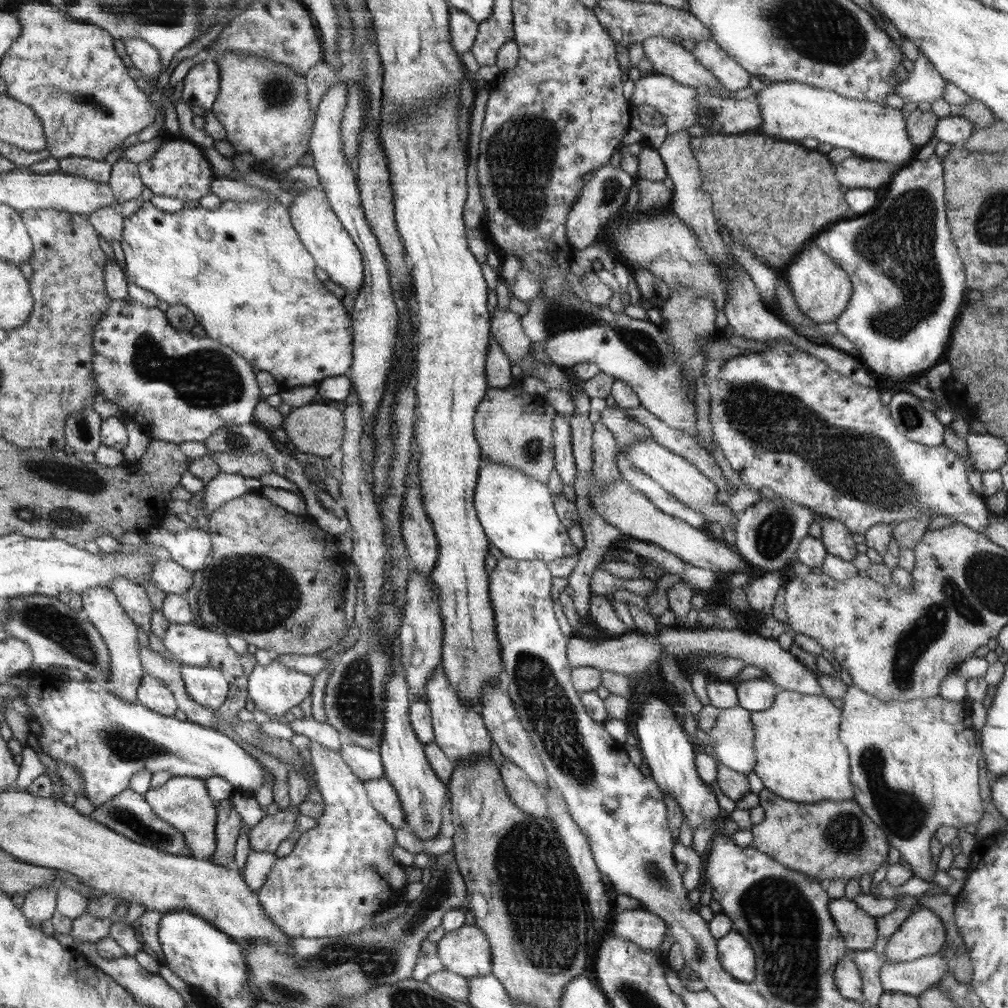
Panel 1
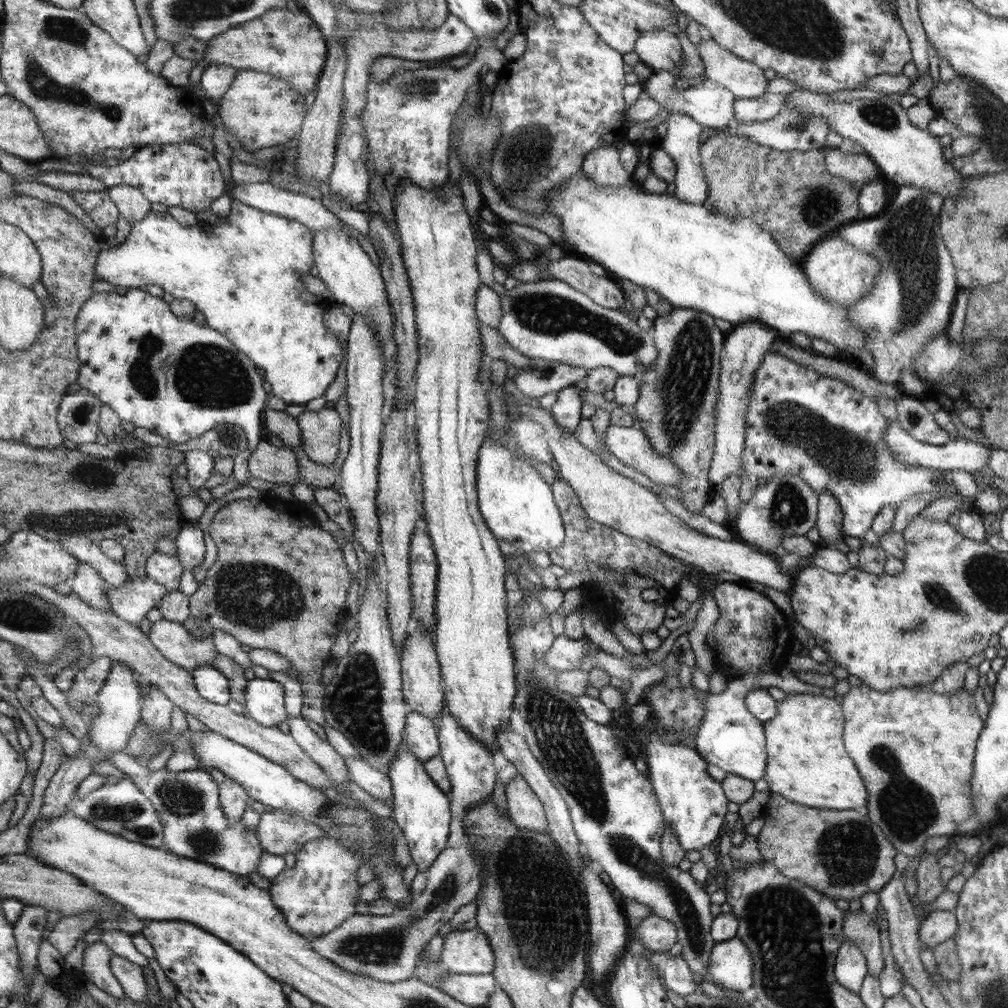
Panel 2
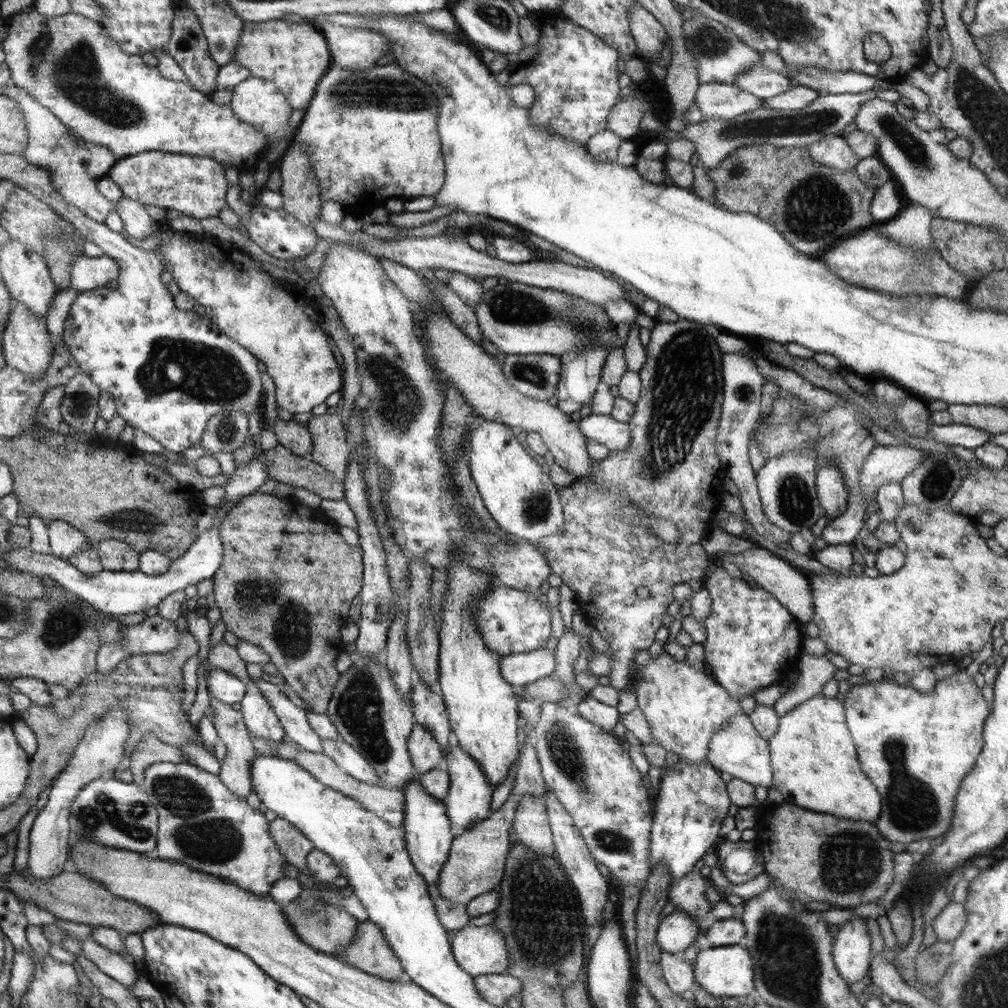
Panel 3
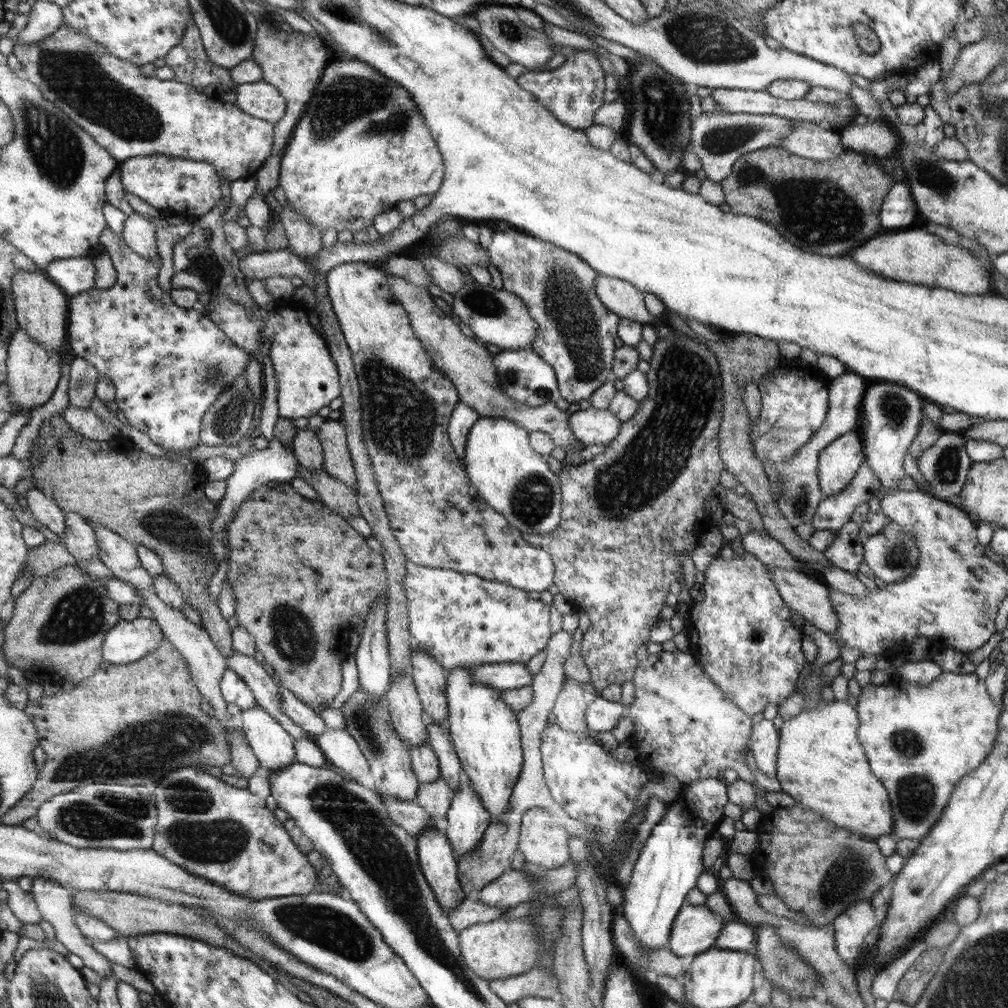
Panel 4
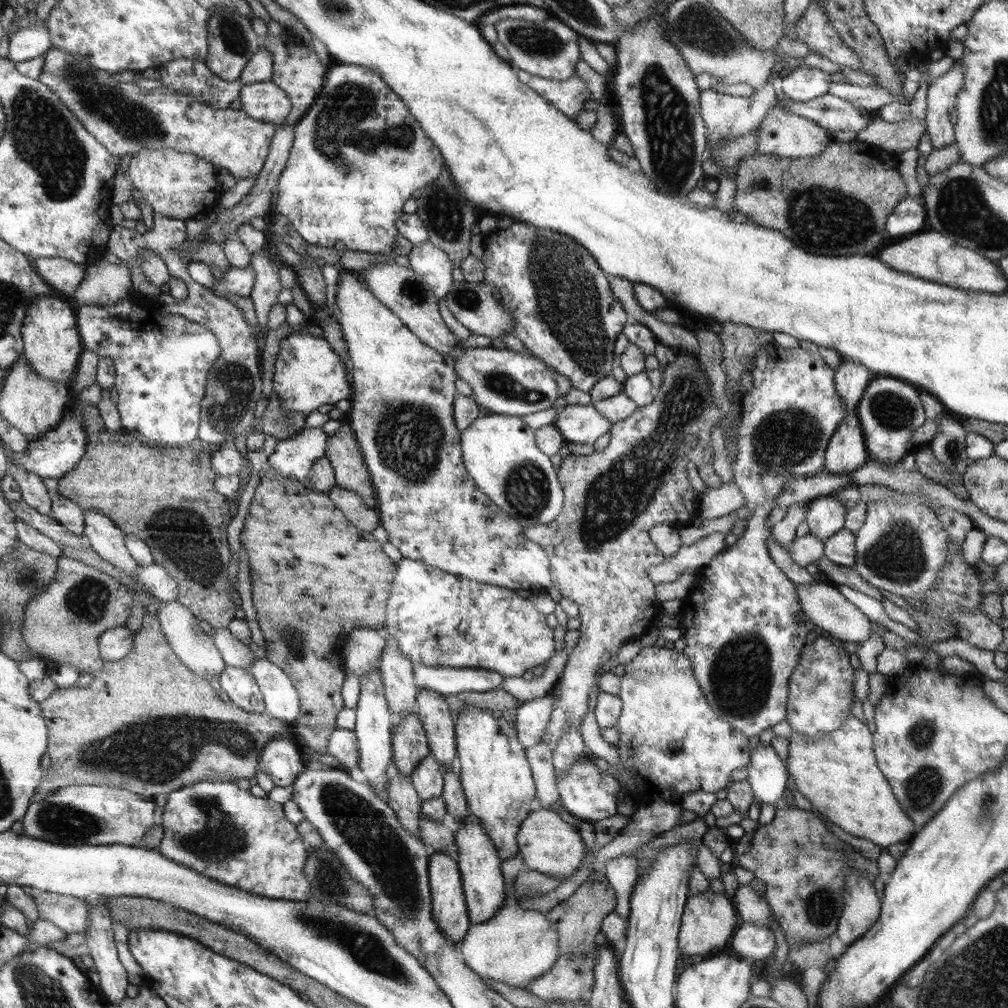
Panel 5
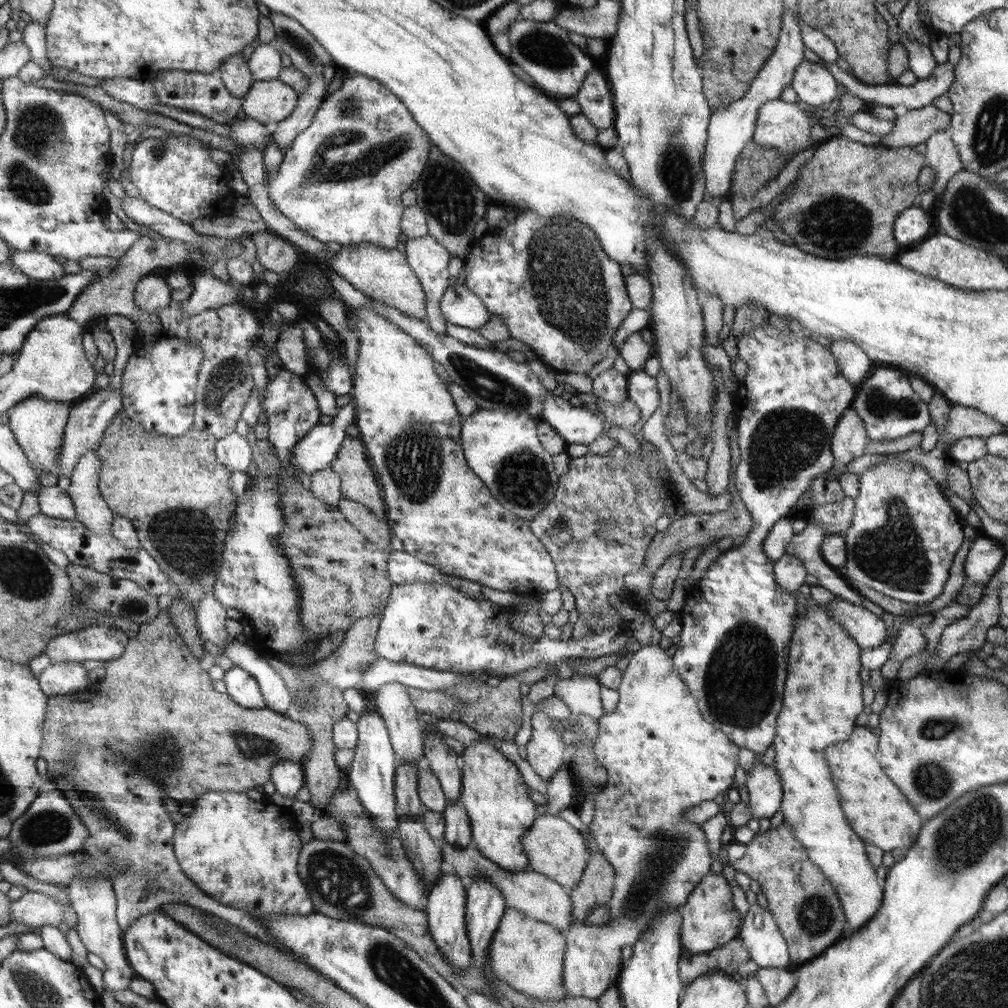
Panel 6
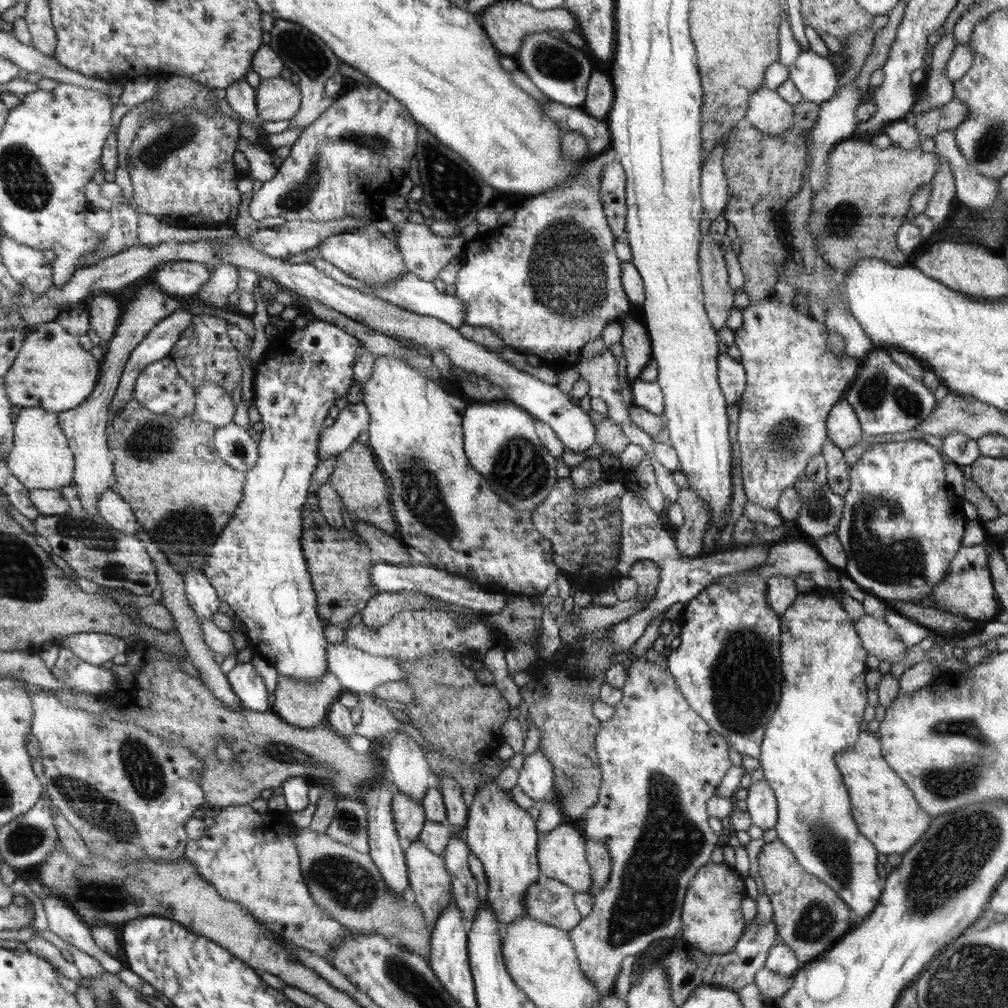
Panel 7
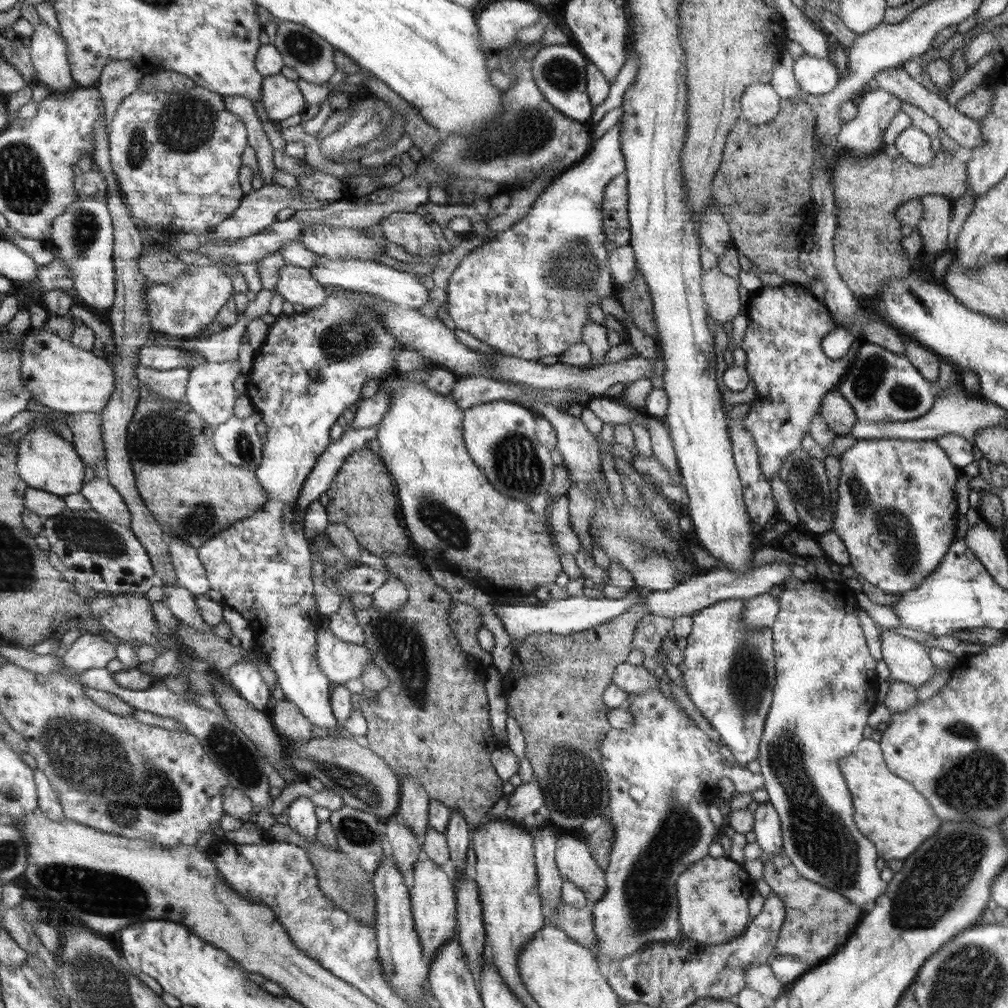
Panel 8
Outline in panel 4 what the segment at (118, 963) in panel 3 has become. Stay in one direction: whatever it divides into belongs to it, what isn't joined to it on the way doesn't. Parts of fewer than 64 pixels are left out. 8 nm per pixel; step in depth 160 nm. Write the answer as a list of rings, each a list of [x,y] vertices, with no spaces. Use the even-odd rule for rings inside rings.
[[[34,878],[34,880],[32,880],[30,895],[32,895],[32,898],[36,901],[39,911],[42,913],[43,920],[54,925],[56,940],[60,941],[66,949],[68,949],[69,953],[80,957],[80,959],[84,961],[84,966],[88,966],[88,968],[91,968],[100,976],[113,974],[112,962],[94,950],[91,943],[86,940],[86,935],[83,935],[82,931],[78,928],[75,922],[73,903],[71,902],[72,893],[68,889],[64,886],[60,886],[58,882],[50,880],[50,878]]]

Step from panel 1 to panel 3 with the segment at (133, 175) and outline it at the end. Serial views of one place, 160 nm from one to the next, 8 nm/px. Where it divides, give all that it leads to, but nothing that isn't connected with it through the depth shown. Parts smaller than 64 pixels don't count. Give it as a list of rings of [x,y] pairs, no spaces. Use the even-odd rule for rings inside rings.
[[[122,195],[116,203],[116,210],[124,223],[124,235],[142,239],[153,233],[154,221],[141,202]]]

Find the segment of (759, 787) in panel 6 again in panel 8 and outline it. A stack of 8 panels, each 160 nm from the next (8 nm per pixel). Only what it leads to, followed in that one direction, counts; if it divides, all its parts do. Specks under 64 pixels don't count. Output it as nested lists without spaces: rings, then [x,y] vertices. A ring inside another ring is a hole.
[[[770,801],[759,802],[754,814],[756,844],[762,848],[763,860],[783,854],[782,823]]]

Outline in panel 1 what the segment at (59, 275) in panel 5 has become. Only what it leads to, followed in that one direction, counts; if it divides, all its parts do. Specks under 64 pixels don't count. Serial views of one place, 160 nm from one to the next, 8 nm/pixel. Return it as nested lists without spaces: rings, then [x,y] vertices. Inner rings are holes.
[[[144,201],[135,213],[125,220],[125,233],[121,238],[121,247],[125,254],[126,272],[129,280],[134,284],[152,292],[162,302],[168,302],[169,306],[182,304],[195,314],[198,325],[207,332],[207,338],[215,342],[225,344],[235,350],[248,363],[258,368],[258,371],[266,371],[274,377],[280,390],[296,390],[300,386],[317,387],[324,378],[335,375],[348,375],[353,367],[353,319],[345,309],[345,303],[324,287],[324,283],[316,277],[316,259],[307,250],[301,241],[297,229],[293,226],[289,208],[280,201],[222,201],[216,210],[185,206],[182,210],[170,213],[162,211],[150,201]]]

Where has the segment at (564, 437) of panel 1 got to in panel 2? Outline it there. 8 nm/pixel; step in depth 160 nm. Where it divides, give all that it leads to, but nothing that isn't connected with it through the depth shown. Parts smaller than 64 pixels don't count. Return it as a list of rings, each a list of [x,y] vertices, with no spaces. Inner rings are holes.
[[[582,382],[567,386],[558,392],[558,399],[552,406],[552,412],[557,425],[561,426],[563,430],[569,430],[569,432],[576,430],[580,422],[582,406],[585,402],[582,399],[582,394],[585,393],[586,389],[585,382]]]

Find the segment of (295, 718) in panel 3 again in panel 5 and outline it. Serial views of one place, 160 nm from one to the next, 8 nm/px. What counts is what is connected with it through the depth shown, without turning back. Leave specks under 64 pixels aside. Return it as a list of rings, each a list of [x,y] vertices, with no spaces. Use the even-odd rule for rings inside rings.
[[[219,628],[212,632],[214,644],[218,647],[226,665],[247,669],[255,660],[250,648],[242,644],[227,628]]]

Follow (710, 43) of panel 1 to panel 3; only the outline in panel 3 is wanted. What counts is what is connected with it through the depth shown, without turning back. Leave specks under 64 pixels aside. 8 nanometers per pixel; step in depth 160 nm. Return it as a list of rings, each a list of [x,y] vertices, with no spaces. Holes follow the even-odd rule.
[[[762,63],[738,73],[733,84],[740,90],[745,90],[748,94],[762,99],[778,96],[791,87],[788,77],[769,70]]]

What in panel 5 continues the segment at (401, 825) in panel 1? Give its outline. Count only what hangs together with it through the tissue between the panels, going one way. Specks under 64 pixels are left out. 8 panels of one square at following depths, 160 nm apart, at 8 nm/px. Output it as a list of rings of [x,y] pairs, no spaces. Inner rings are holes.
[[[336,728],[329,738],[328,752],[337,758],[339,769],[347,771],[359,766],[360,753],[357,736],[353,730]]]

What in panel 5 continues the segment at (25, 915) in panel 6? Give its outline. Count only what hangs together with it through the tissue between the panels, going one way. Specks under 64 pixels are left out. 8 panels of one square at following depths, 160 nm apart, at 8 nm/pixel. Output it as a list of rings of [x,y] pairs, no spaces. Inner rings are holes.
[[[33,890],[40,918],[53,922],[67,934],[84,933],[89,927],[87,900],[73,896]]]

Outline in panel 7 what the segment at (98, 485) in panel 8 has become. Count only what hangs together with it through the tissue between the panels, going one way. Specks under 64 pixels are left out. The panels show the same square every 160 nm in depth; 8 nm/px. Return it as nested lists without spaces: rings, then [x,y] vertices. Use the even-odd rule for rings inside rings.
[[[108,489],[97,502],[98,514],[110,526],[124,534],[137,535],[139,524],[134,516],[133,510],[127,502],[122,500],[119,494]]]

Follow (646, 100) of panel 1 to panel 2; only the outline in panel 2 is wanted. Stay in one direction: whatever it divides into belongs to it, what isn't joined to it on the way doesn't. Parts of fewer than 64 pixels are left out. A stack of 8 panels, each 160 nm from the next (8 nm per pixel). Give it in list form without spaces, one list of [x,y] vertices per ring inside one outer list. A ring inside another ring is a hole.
[[[664,70],[655,71],[652,76],[645,79],[643,90],[647,92],[650,98],[653,98],[661,107],[666,108],[668,112],[683,112],[692,116],[694,120],[704,128],[713,128],[717,131],[725,130],[731,123],[733,118],[733,106],[736,96],[730,92],[725,86],[710,80],[705,76],[704,81],[689,89],[679,90],[674,85],[676,76],[671,72]]]

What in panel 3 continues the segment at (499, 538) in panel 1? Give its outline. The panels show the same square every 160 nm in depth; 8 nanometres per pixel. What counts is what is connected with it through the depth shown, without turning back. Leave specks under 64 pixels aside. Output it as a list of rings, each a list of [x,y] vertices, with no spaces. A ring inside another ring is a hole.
[[[481,420],[469,433],[465,453],[483,503],[501,530],[532,544],[562,532],[565,517],[564,506],[560,506],[561,498],[558,498],[558,486],[542,472],[534,458],[528,456],[506,423]]]

